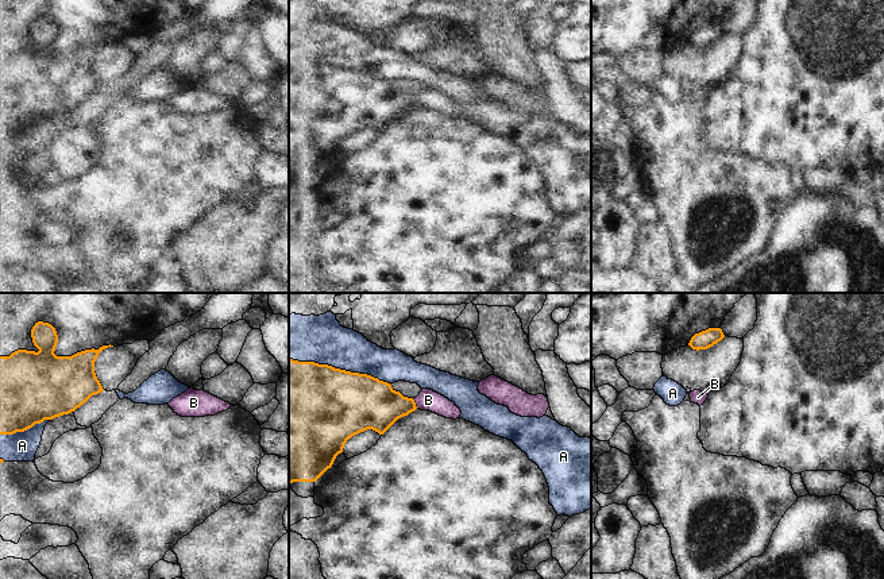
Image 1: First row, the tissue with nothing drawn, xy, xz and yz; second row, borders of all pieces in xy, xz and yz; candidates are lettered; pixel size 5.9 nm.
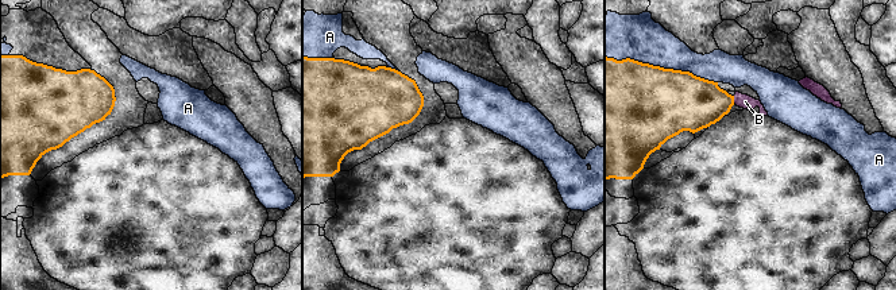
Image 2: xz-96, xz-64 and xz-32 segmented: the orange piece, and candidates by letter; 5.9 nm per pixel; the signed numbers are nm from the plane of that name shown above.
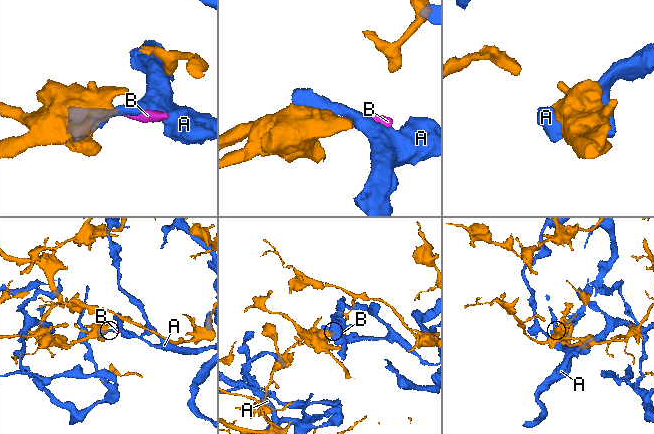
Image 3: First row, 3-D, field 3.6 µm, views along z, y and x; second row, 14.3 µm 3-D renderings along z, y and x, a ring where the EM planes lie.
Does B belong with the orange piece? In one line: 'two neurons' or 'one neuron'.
one neuron

